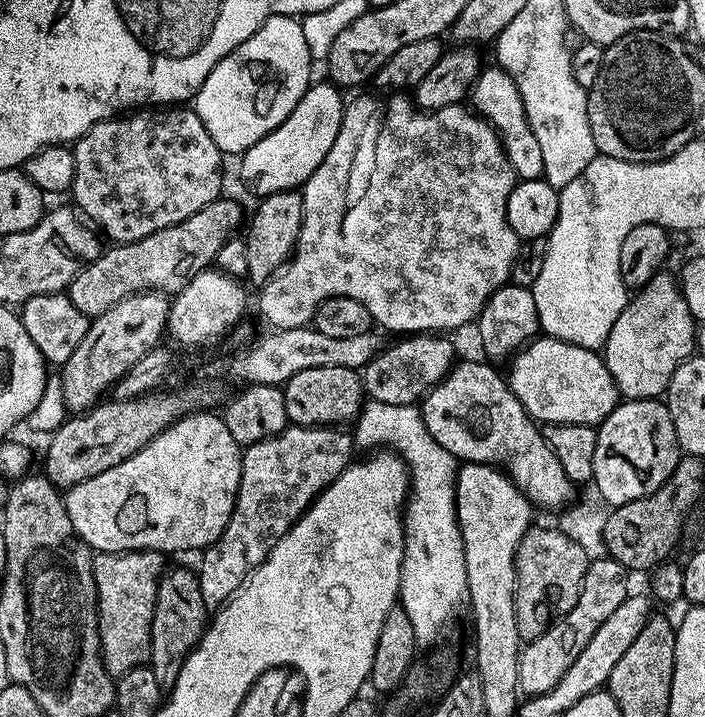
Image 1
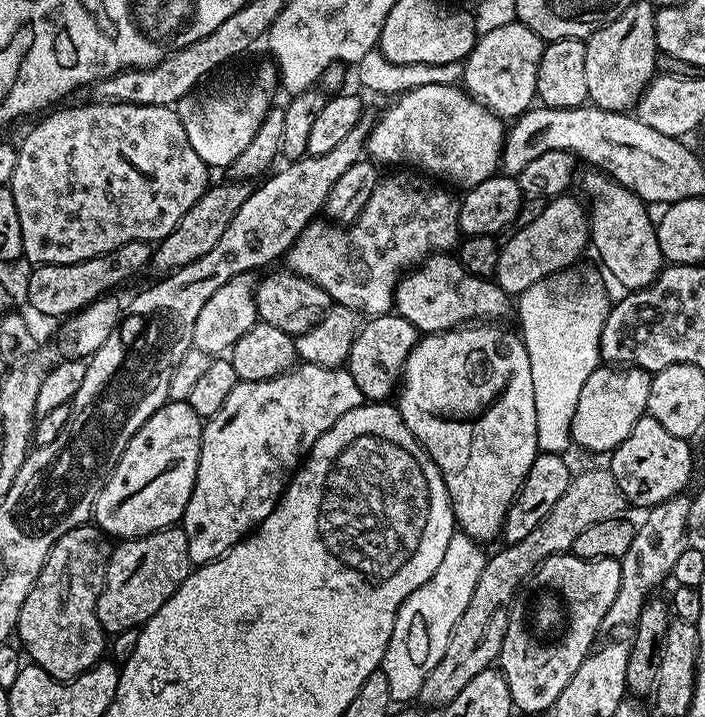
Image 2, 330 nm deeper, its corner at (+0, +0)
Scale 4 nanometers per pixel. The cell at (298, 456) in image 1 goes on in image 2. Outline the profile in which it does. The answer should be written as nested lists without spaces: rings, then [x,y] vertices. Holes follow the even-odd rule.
[[[300,362],[289,372],[269,380],[239,381],[234,390],[230,390],[230,398],[226,398],[222,410],[203,421],[198,474],[182,521],[188,539],[189,561],[196,566],[208,564],[219,556],[225,556],[235,544],[255,532],[275,510],[288,481],[295,476],[306,454],[311,452],[314,442],[318,442],[318,438],[322,438],[322,434],[326,434],[342,414],[350,414],[350,410],[362,403],[365,403],[364,396],[344,366],[327,368]]]

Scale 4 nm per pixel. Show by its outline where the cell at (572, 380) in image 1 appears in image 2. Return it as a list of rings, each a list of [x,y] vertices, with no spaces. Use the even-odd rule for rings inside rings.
[[[452,254],[429,256],[427,260],[423,260],[407,274],[401,276],[399,284],[396,285],[395,315],[406,318],[406,322],[413,324],[420,334],[449,332],[451,328],[458,328],[469,322],[496,322],[501,319],[499,316],[506,315],[511,308],[513,311],[513,297],[506,290],[499,288],[495,279],[470,274]]]

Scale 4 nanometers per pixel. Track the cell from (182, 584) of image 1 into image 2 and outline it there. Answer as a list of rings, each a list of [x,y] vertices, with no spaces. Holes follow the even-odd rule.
[[[173,526],[152,532],[149,536],[133,536],[119,541],[111,549],[104,589],[100,592],[96,613],[105,633],[140,628],[171,598],[188,577],[188,539],[183,527]]]

